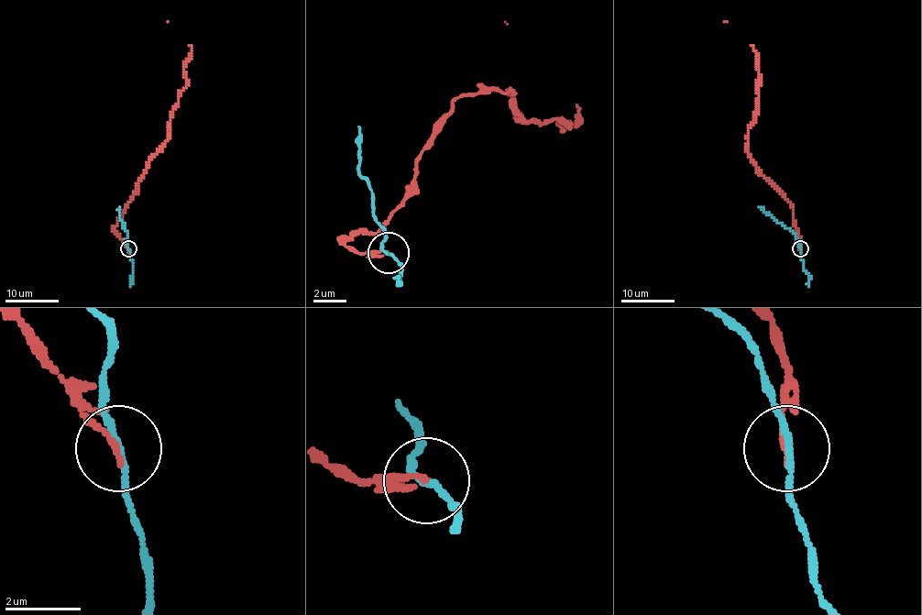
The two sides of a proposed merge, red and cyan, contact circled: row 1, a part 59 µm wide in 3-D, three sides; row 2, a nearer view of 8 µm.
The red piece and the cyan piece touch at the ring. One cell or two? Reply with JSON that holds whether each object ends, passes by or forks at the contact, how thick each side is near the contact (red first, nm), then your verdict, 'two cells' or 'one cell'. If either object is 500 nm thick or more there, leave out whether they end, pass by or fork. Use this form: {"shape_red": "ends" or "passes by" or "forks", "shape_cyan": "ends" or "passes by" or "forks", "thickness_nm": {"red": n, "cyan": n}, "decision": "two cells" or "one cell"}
{"shape_red": "ends", "shape_cyan": "passes by", "thickness_nm": {"red": 150, "cyan": 150}, "decision": "two cells"}

